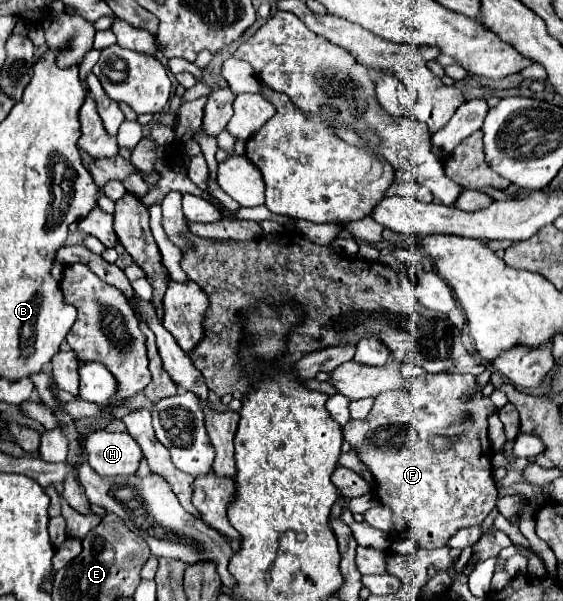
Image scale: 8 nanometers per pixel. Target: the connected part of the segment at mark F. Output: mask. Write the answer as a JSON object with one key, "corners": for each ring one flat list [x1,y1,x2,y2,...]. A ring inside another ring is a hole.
{"corners":[[426,373,418,375,410,381,406,389,400,391,384,391,376,395,374,407,370,409,364,421,348,421,342,429,344,439,356,449,362,461,372,471,378,489,386,491,386,501,382,505,392,511,393,527,388,531,390,537,410,535,420,547,444,547,450,537,456,535,458,529,480,525,486,515,494,509,498,491,496,481,492,477,490,463,490,445,488,445,488,417,496,411,490,397,478,391,478,383,474,375,454,375,454,373],[464,413,472,415,470,425,458,425,464,419],[430,435,460,435,458,443,448,451,432,451,428,447],[395,523,404,523,408,529,401,532]]}

